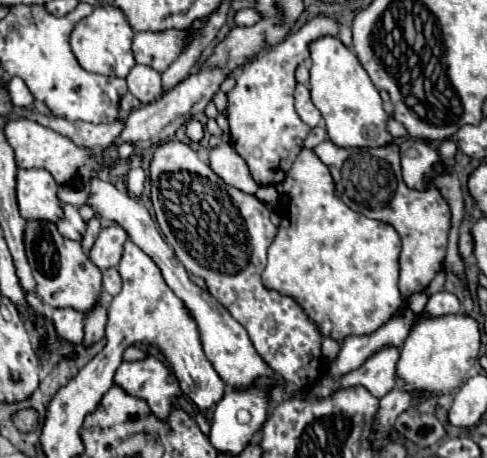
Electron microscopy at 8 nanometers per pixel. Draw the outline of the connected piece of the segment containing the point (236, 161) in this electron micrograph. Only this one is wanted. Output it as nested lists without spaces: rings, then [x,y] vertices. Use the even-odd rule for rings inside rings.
[[[228,142],[216,148],[208,148],[208,164],[226,184],[242,192],[256,194],[258,184],[252,180],[250,170],[246,168],[246,162],[234,152],[234,148],[230,148]]]

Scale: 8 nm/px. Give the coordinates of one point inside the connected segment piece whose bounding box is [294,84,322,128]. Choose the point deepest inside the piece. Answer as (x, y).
(306, 110)

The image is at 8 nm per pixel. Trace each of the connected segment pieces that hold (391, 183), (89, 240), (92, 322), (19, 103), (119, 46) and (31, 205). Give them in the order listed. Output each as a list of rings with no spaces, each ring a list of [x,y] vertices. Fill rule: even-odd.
[[[324,140],[314,148],[316,156],[330,168],[330,174],[336,184],[340,200],[374,220],[382,220],[400,234],[402,252],[400,252],[400,292],[406,296],[422,292],[432,278],[442,268],[446,256],[448,230],[450,230],[450,206],[440,196],[440,192],[426,184],[426,190],[412,190],[402,180],[400,152],[396,144],[382,148],[340,148],[330,140]]]
[[[94,216],[92,220],[86,222],[86,234],[84,234],[84,240],[82,240],[84,252],[90,252],[94,240],[96,240],[96,236],[98,236],[98,232],[100,232],[100,220],[98,220],[98,216]]]
[[[100,304],[86,314],[86,322],[84,322],[84,346],[92,346],[94,342],[104,338],[104,326],[106,326],[106,308],[102,308]]]
[[[14,78],[8,84],[8,94],[16,108],[32,108],[32,104],[34,104],[34,96],[30,94],[30,90],[26,88],[26,84],[20,78]]]
[[[96,6],[94,12],[82,18],[72,32],[72,52],[80,66],[88,72],[104,74],[104,76],[120,76],[126,78],[130,68],[136,64],[132,56],[132,38],[134,30],[130,28],[126,14],[116,6]]]
[[[18,170],[16,182],[20,214],[26,220],[58,222],[64,218],[56,180],[48,170]]]

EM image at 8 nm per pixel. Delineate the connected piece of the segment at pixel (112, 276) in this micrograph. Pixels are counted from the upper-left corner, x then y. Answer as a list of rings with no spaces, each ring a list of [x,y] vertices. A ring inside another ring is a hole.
[[[110,268],[102,274],[102,278],[104,278],[104,292],[108,292],[110,296],[116,296],[120,292],[120,284],[122,284],[118,270]]]

